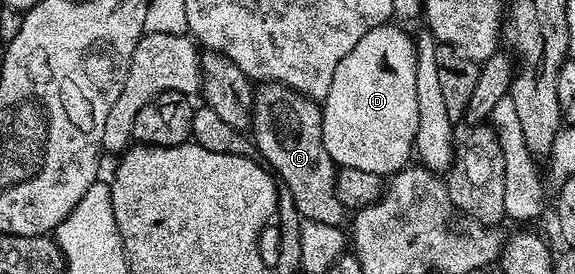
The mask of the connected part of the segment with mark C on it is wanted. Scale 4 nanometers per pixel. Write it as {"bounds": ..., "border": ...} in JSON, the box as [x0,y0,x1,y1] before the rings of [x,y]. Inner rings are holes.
{"bounds":[250,82,346,227],"border":[[[280,82],[259,83],[255,92],[250,137],[258,154],[260,150],[259,157],[282,185],[290,188],[303,221],[343,227],[346,209],[335,194],[338,167],[323,143],[321,103]]]}

